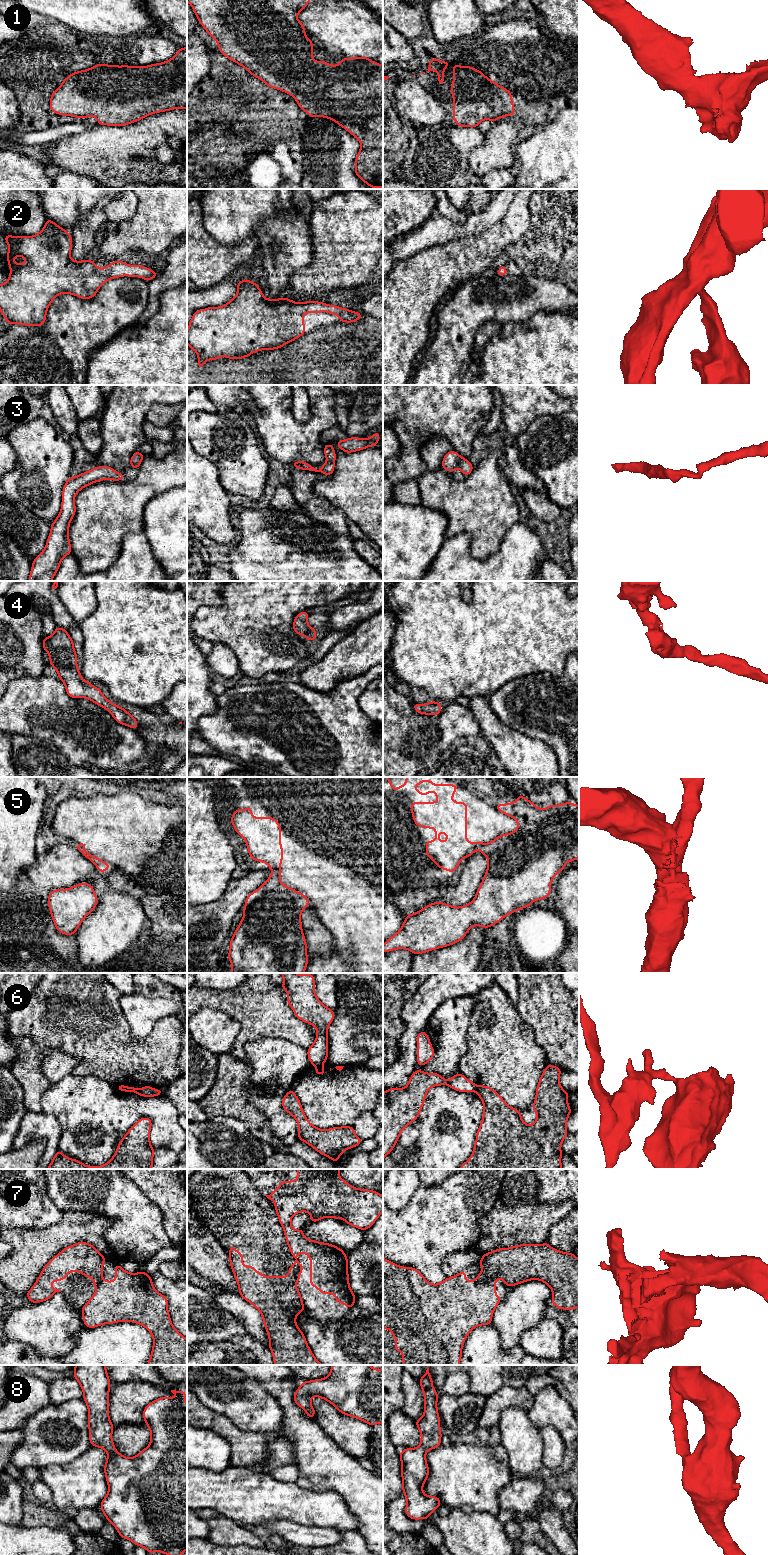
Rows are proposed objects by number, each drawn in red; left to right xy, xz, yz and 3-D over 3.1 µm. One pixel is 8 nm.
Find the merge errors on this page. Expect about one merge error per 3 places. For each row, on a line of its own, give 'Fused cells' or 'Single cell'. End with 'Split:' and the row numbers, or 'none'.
1: Single cell
2: Single cell
3: Single cell
4: Single cell
5: Fused cells
6: Fused cells
7: Fused cells
8: Single cell
Split: 5, 6, 7

